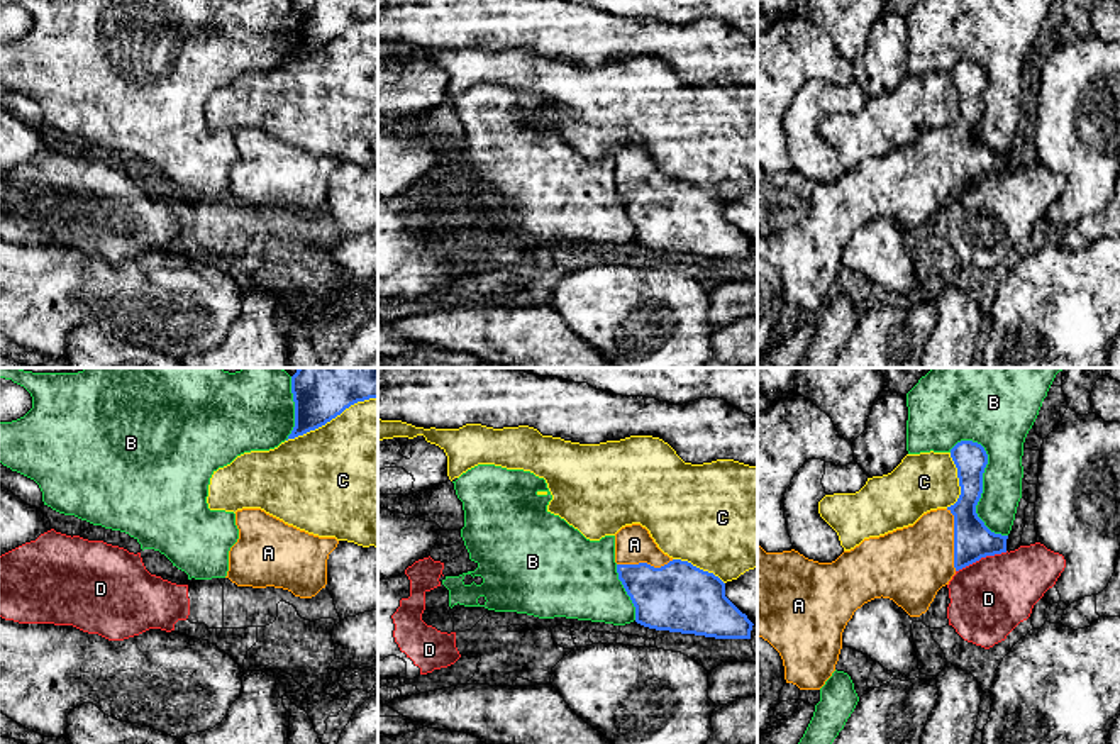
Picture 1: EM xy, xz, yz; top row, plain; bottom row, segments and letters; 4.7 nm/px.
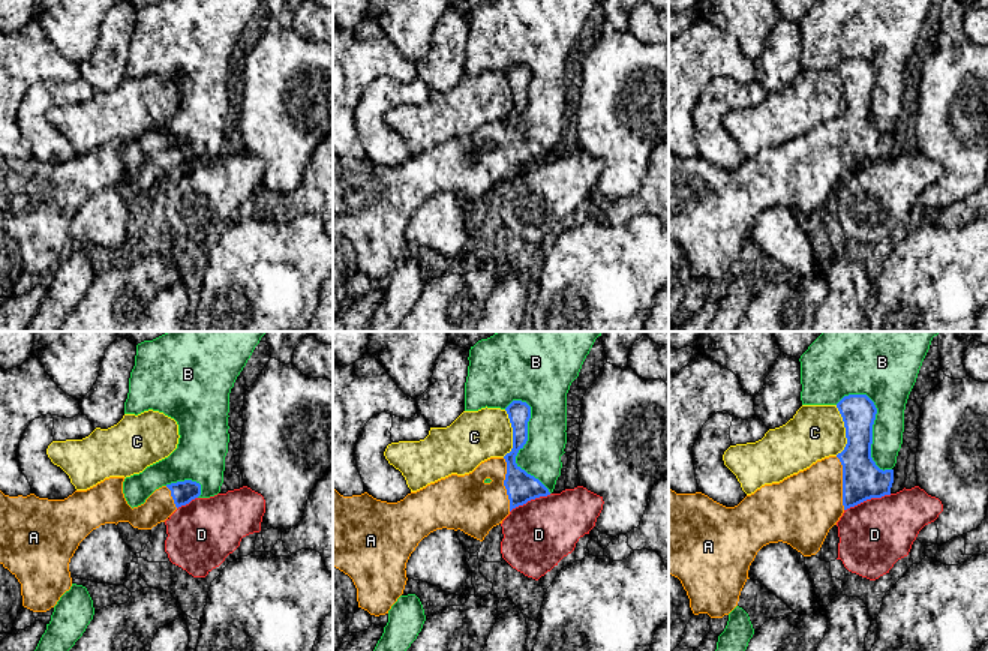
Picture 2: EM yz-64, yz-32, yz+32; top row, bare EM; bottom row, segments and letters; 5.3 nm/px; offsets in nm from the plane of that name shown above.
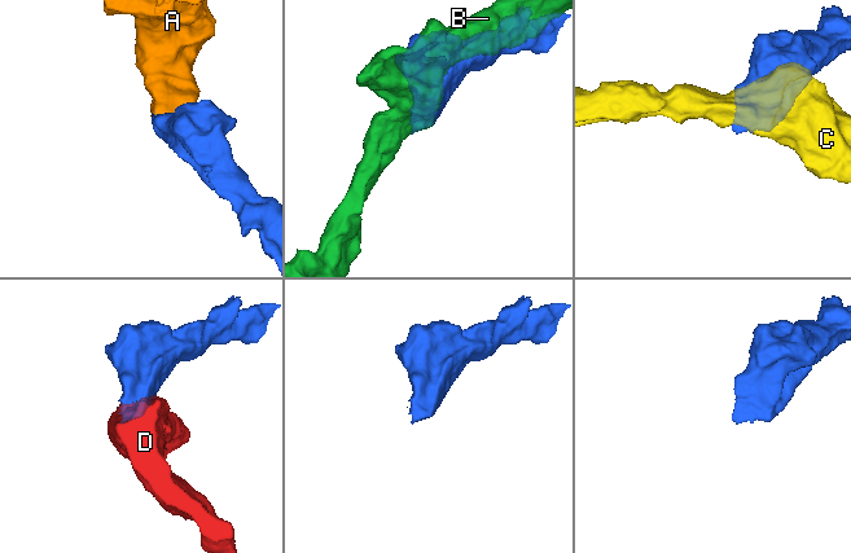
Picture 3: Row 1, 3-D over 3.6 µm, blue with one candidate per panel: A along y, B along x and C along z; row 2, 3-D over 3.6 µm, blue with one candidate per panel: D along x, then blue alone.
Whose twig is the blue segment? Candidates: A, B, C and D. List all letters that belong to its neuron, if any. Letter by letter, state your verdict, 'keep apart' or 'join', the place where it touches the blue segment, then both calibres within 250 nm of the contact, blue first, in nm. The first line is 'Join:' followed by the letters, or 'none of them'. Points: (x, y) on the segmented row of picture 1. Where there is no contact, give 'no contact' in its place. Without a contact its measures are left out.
Join: A
A: join; meets blue in yz at (954, 539); 180 nm thick on the blue side, 360 nm on the other
B: keep apart; meets blue in yz at (981, 487); 180 nm thick on the blue side, 190 nm on the other
C: keep apart; meets blue in xy at (331, 419); 380 nm thick on the blue side, 500 nm on the other
D: keep apart; meets blue in yz at (981, 556); 180 nm thick on the blue side, 360 nm on the other

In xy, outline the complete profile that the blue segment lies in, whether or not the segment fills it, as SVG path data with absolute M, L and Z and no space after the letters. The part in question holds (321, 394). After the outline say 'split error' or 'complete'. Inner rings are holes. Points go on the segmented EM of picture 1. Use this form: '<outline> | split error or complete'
M298 368L291 393L295 427L288 439L325 425L358 402L378 398L378 368Z | complete

